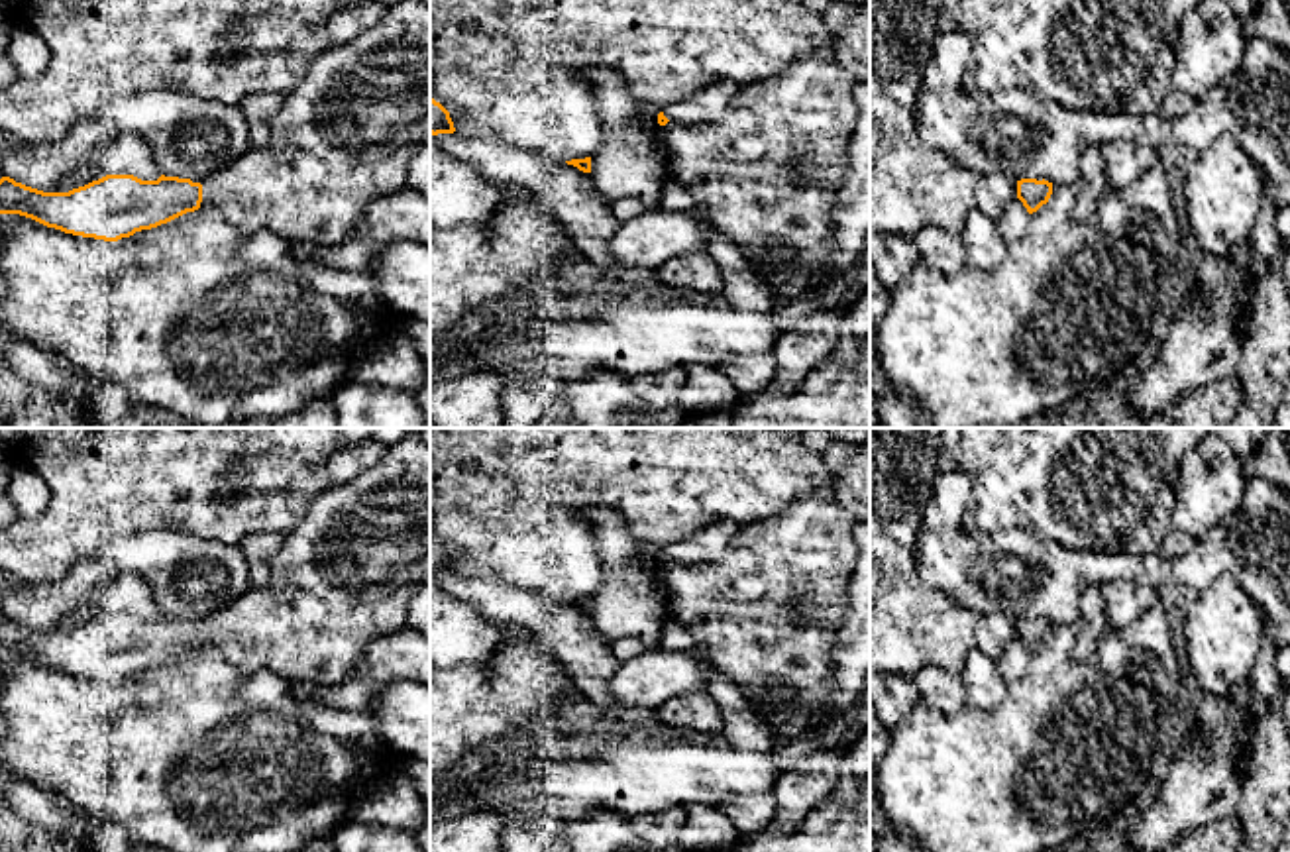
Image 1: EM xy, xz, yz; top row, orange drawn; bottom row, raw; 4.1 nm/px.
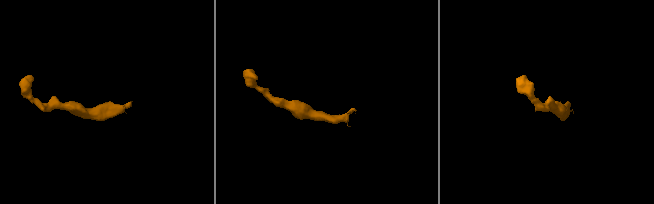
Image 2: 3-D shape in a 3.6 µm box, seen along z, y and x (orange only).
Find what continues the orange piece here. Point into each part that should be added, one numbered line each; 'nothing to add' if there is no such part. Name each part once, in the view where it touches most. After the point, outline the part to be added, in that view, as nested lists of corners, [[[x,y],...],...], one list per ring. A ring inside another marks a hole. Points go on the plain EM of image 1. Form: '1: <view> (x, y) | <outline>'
1: xy (346, 574) | [[[410,432],[387,448],[373,467],[363,469],[351,481],[330,485],[312,501],[298,526],[283,538],[265,585],[251,587],[228,607],[190,620],[202,624],[200,646],[216,648],[243,673],[267,669],[298,689],[340,685],[375,638],[406,624],[410,599],[416,587],[428,581],[430,446],[418,432]]]

